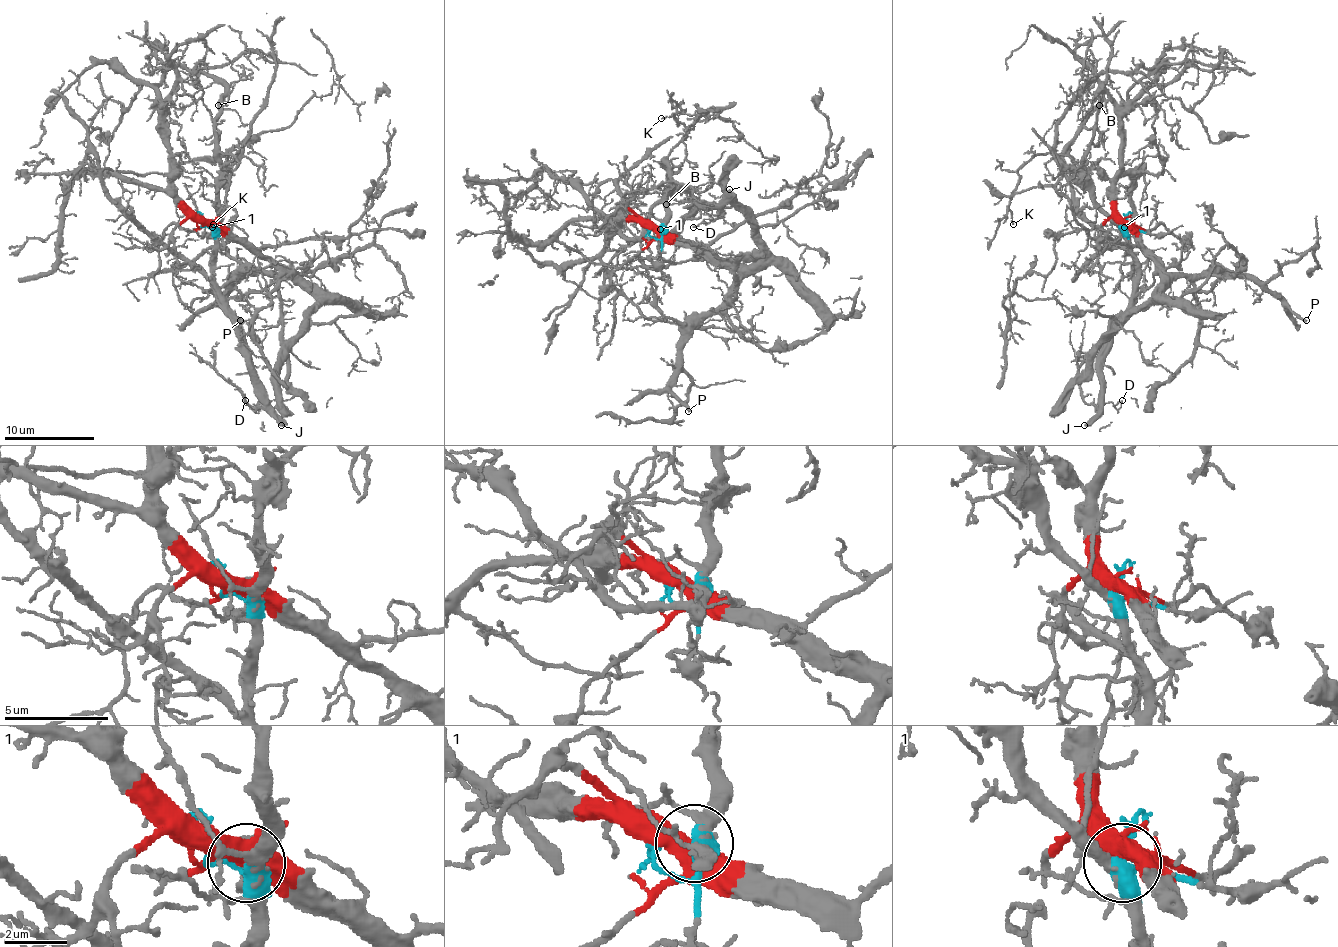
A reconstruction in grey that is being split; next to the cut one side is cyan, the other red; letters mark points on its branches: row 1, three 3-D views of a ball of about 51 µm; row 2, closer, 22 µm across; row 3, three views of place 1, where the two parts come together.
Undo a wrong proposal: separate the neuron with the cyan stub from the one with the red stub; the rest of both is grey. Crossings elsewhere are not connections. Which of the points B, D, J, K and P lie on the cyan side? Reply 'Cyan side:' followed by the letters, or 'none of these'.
Cyan side: B, D, J, K

